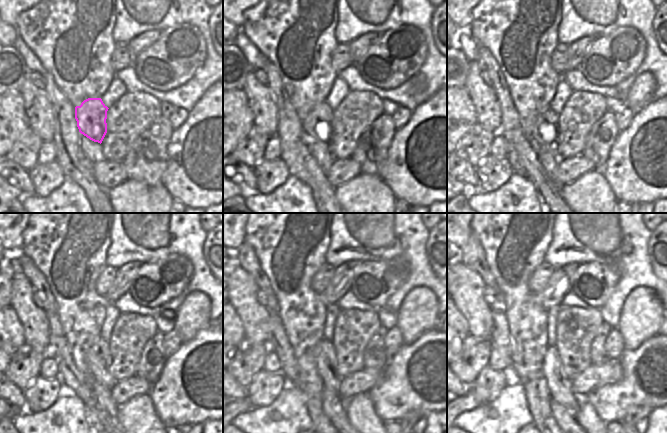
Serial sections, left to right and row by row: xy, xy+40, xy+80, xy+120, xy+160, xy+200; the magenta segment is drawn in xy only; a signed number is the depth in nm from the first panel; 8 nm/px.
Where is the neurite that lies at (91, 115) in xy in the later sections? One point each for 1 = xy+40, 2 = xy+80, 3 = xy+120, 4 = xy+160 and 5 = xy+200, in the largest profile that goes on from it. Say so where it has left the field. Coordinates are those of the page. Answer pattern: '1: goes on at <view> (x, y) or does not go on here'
1: goes on at xy+40 (318, 124)
2: goes on at xy+80 (545, 132)
3: goes on at xy+120 (99, 355)
4: goes on at xy+160 (326, 359)
5: goes on at xy+200 (559, 384)

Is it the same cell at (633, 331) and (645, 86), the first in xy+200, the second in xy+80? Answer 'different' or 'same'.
same

